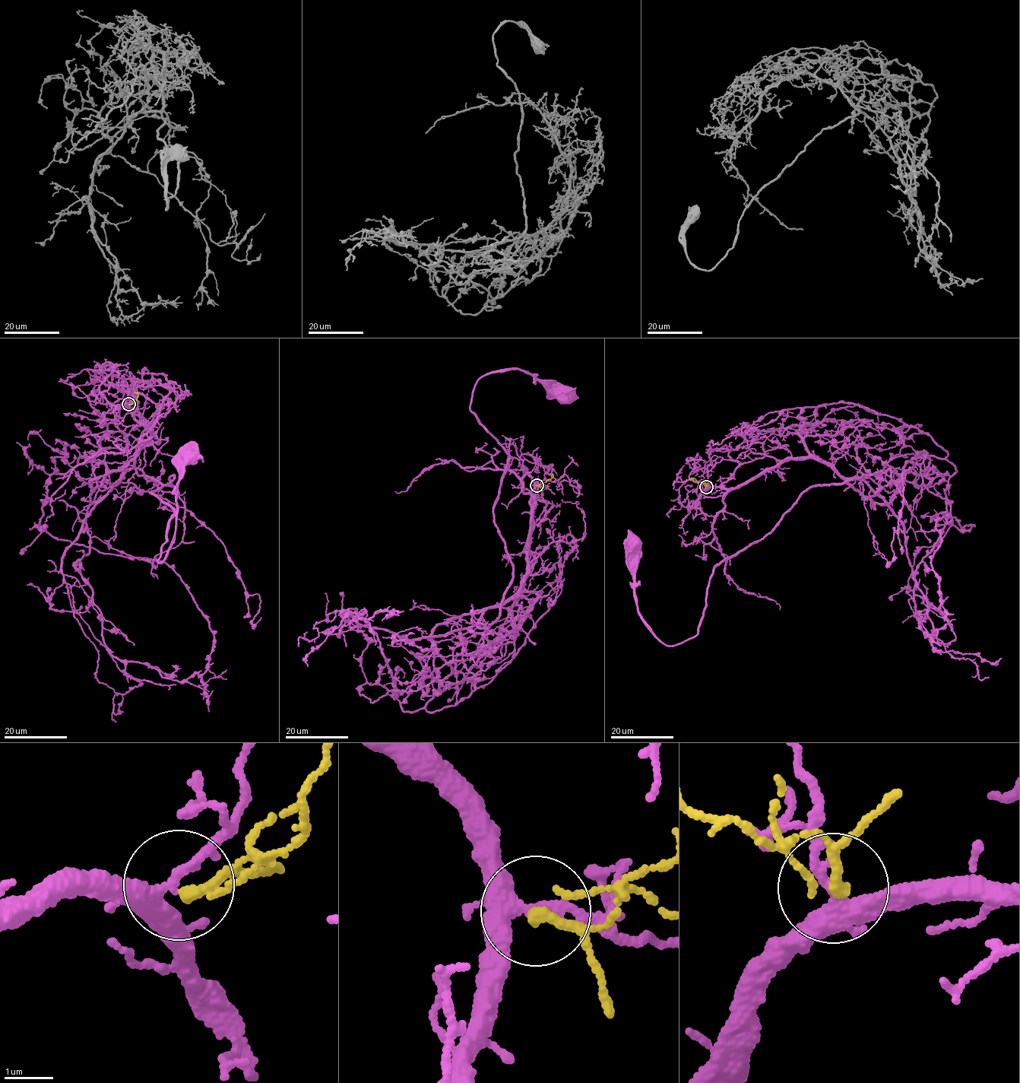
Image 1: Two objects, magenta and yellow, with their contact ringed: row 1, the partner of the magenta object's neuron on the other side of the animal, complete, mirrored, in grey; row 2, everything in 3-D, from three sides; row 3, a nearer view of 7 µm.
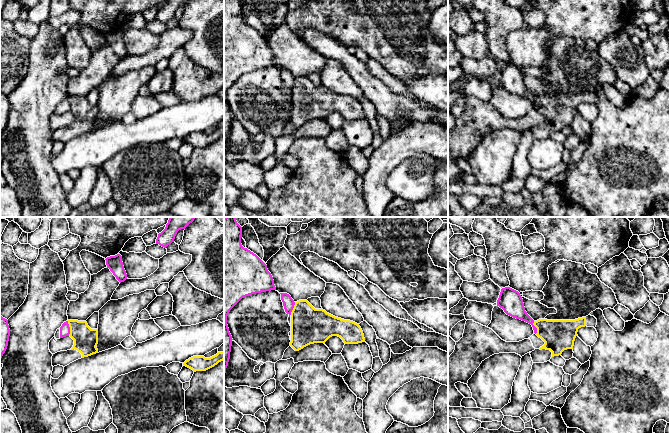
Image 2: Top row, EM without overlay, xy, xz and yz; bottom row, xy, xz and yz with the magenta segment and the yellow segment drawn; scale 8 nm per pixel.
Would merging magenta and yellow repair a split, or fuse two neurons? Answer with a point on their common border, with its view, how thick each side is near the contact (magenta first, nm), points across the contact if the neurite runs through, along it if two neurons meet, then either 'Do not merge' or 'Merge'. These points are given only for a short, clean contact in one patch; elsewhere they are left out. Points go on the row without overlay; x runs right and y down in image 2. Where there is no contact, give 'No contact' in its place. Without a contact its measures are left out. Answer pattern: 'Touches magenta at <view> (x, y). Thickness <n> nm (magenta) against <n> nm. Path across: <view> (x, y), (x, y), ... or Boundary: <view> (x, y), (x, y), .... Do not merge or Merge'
Touches magenta at xy (69, 104). Thickness 80 nm (magenta) against 190 nm. Boundary: xy (67, 97), (69, 111). Do not merge

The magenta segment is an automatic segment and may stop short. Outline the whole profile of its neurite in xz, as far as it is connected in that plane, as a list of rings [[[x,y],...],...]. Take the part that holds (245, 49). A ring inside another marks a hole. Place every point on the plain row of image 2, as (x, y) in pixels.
[[[224,0],[224,156],[232,112],[227,101],[230,86],[244,73],[276,66],[267,41],[241,20],[242,3]]]

